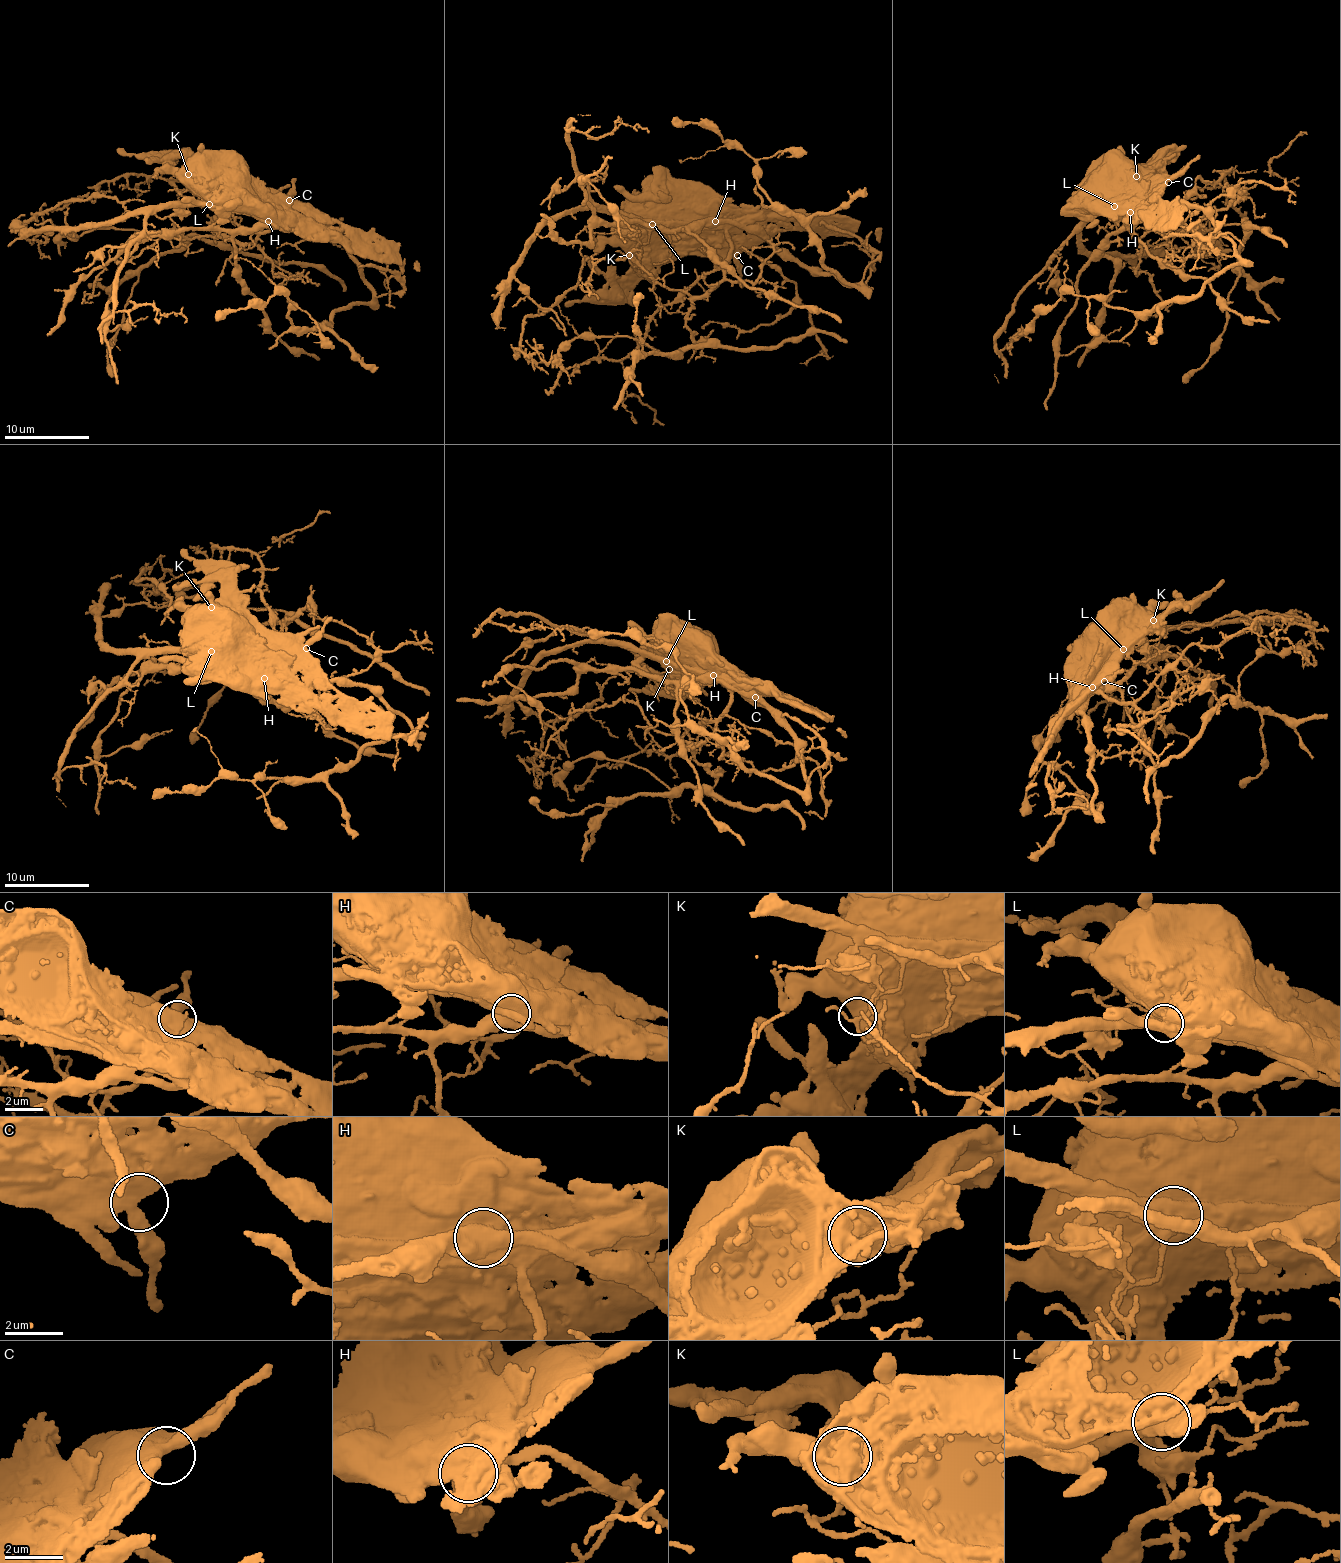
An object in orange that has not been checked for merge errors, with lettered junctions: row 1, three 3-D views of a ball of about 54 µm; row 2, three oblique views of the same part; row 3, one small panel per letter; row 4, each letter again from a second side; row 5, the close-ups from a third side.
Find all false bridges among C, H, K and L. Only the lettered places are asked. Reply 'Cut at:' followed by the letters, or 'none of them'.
Cut at: H, L

